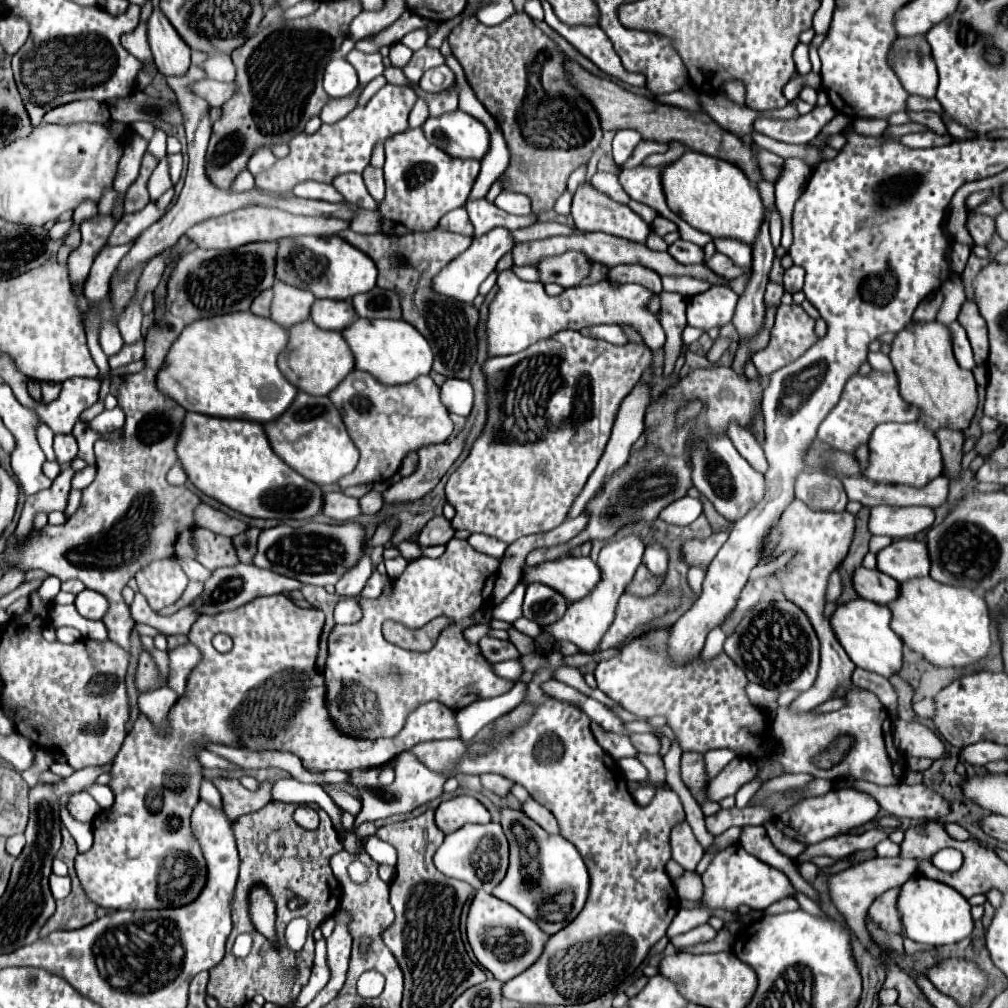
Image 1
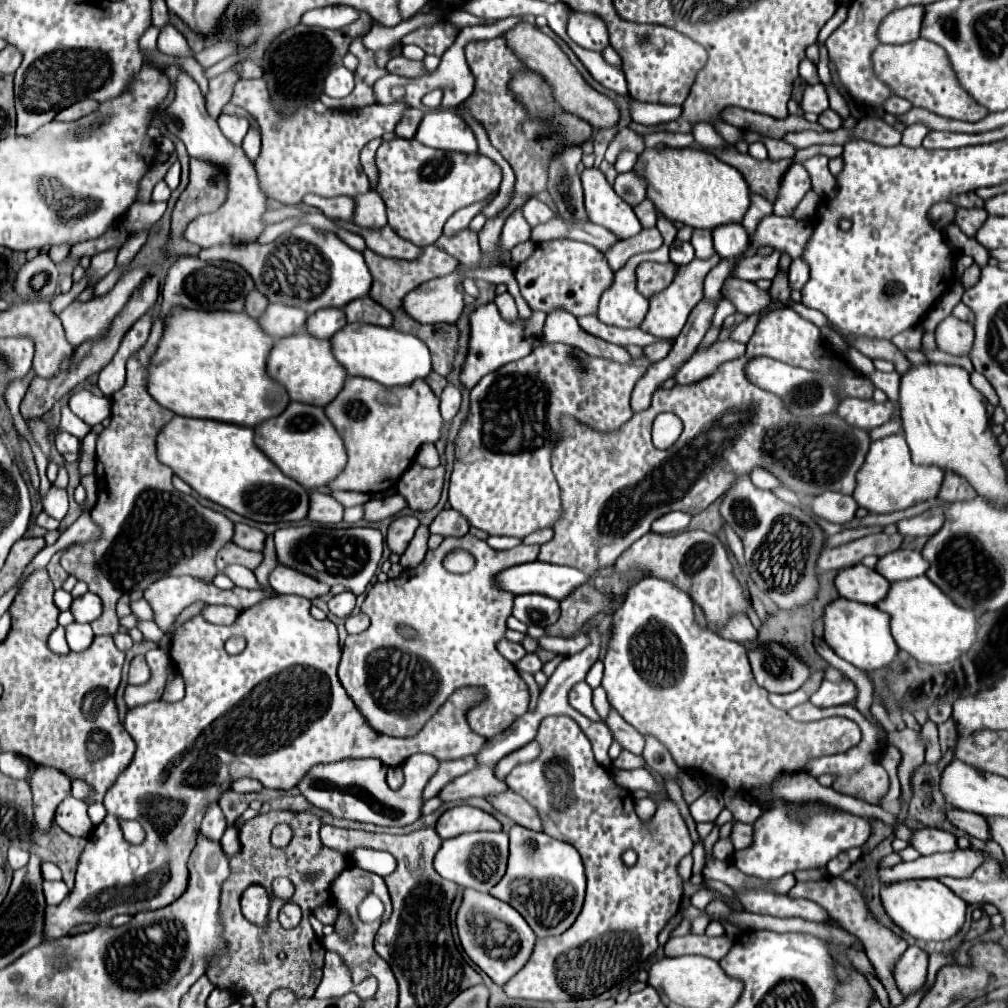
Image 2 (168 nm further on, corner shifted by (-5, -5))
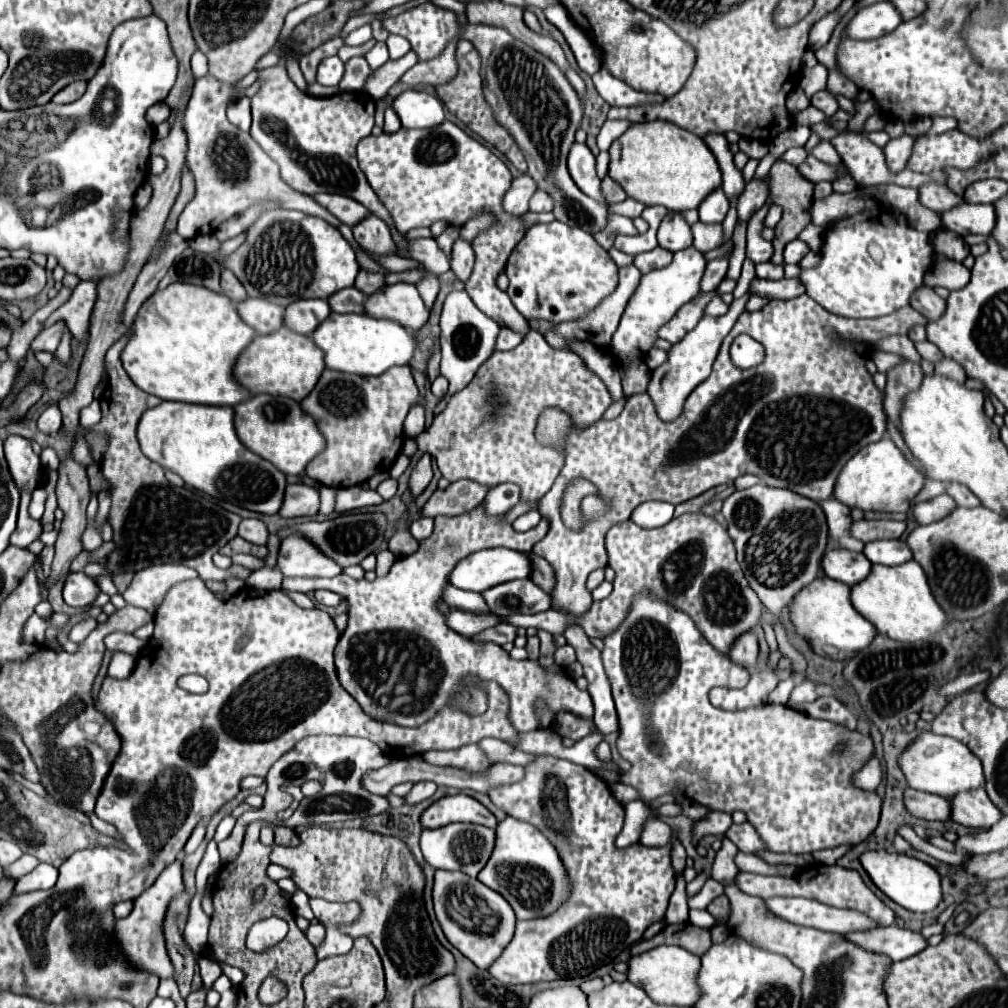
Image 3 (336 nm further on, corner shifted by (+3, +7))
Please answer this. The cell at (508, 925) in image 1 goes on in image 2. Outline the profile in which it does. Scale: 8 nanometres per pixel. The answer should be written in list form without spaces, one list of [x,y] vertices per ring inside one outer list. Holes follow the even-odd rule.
[[[471,888],[463,890],[463,900],[457,910],[455,924],[457,924],[459,940],[465,954],[499,986],[503,986],[509,978],[513,978],[525,966],[537,938],[515,908],[493,898],[491,894],[483,894]],[[475,920],[479,926],[475,924]]]

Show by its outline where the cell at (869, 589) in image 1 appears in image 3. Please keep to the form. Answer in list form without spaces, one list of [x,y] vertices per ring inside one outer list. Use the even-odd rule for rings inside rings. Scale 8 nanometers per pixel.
[[[831,550],[825,552],[825,574],[837,582],[843,582],[847,586],[855,586],[863,582],[871,572],[871,562],[865,558],[865,554],[855,554],[849,550]]]

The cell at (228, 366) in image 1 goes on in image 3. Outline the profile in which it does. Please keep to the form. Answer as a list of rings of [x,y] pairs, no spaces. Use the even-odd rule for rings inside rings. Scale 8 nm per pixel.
[[[169,284],[165,290],[157,290],[137,312],[137,318],[133,322],[133,336],[121,352],[121,362],[129,378],[141,390],[155,394],[161,400],[209,406],[237,406],[253,396],[233,376],[239,354],[251,344],[253,338],[255,330],[243,324],[235,304],[227,300],[225,294],[215,294],[193,284]]]

